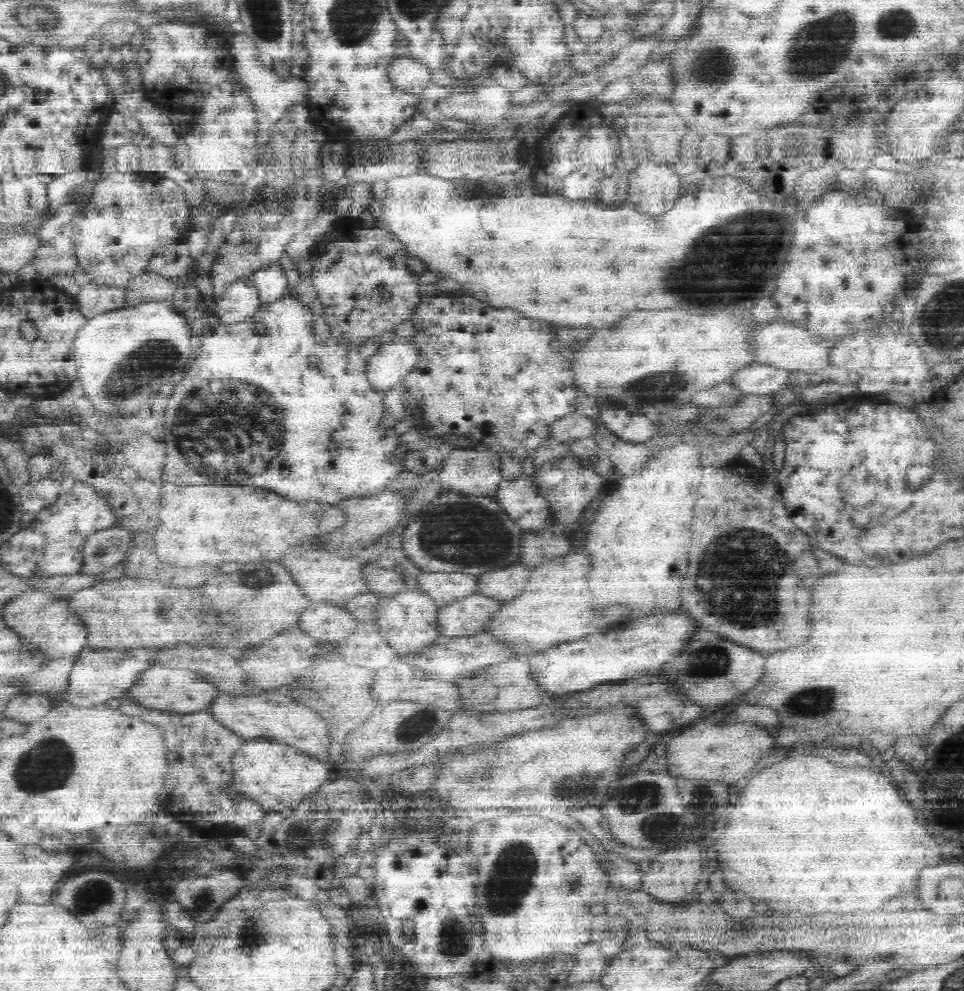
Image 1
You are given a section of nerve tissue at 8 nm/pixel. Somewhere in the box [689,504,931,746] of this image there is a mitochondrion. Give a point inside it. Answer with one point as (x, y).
(739, 577)

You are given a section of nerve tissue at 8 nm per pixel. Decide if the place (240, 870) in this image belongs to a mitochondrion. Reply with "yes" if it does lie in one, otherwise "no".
no

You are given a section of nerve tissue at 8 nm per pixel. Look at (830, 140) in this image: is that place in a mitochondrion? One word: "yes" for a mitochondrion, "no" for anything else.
no

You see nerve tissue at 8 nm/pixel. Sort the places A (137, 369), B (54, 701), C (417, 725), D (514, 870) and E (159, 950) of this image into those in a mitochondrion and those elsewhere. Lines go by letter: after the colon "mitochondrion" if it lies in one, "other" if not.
A: mitochondrion
B: other
C: mitochondrion
D: mitochondrion
E: other

